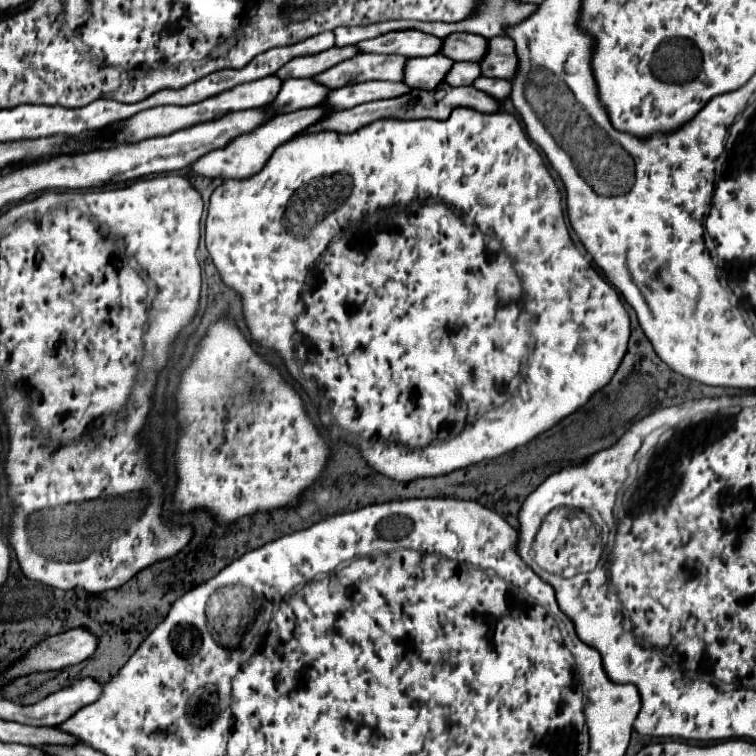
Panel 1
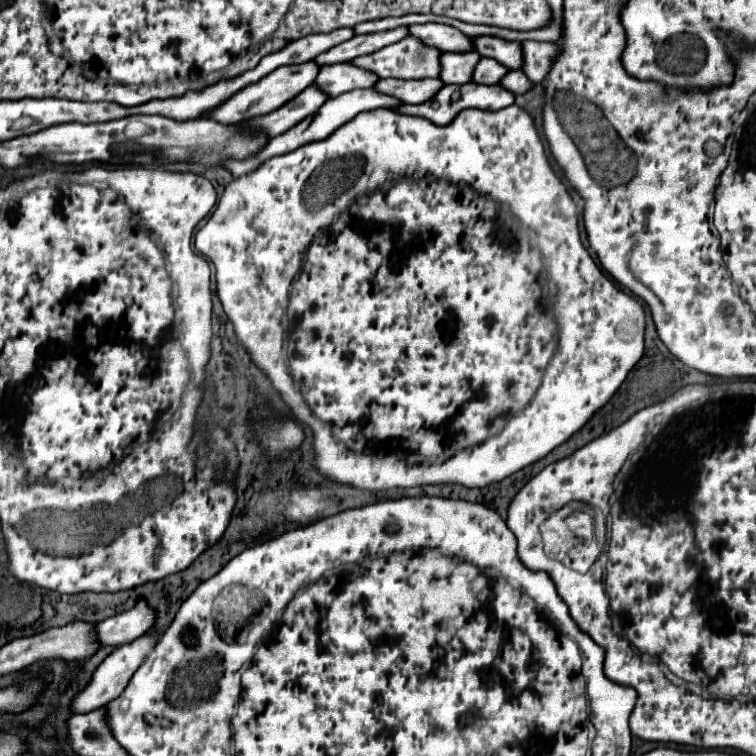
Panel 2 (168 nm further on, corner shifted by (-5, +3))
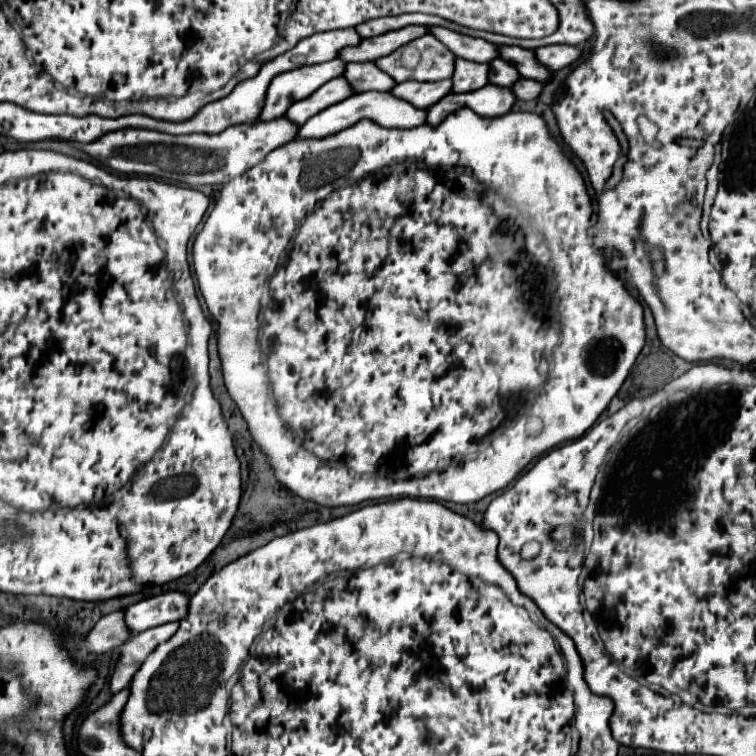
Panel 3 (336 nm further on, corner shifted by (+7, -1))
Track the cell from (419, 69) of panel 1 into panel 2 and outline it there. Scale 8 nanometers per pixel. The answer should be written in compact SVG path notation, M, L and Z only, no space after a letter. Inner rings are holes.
M444 53L440 57L442 63L440 79L444 83L454 83L454 85L470 83L474 67L480 59L482 57L478 53Z

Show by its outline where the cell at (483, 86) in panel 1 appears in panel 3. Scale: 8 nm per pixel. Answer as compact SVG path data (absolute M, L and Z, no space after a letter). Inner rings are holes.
M520 79L516 81L516 85L512 85L512 93L516 95L516 99L524 99L524 101L536 99L540 91L542 91L542 83L534 79Z

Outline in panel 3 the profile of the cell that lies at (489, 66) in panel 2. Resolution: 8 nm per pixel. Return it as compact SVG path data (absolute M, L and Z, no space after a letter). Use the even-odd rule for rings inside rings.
M502 59L490 61L490 67L492 67L492 73L490 73L490 83L494 83L494 85L500 85L500 87L510 87L514 81L518 81L518 79L520 79L518 71L516 71L510 63L506 63L506 61L502 61Z

